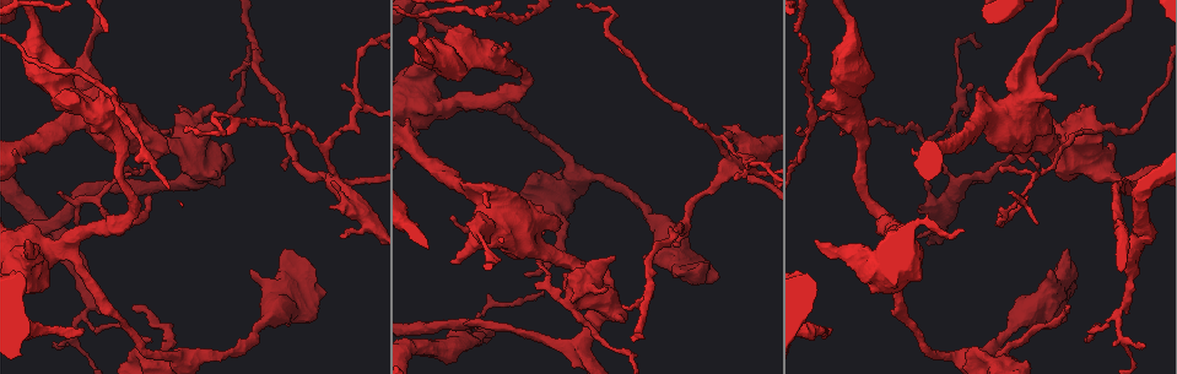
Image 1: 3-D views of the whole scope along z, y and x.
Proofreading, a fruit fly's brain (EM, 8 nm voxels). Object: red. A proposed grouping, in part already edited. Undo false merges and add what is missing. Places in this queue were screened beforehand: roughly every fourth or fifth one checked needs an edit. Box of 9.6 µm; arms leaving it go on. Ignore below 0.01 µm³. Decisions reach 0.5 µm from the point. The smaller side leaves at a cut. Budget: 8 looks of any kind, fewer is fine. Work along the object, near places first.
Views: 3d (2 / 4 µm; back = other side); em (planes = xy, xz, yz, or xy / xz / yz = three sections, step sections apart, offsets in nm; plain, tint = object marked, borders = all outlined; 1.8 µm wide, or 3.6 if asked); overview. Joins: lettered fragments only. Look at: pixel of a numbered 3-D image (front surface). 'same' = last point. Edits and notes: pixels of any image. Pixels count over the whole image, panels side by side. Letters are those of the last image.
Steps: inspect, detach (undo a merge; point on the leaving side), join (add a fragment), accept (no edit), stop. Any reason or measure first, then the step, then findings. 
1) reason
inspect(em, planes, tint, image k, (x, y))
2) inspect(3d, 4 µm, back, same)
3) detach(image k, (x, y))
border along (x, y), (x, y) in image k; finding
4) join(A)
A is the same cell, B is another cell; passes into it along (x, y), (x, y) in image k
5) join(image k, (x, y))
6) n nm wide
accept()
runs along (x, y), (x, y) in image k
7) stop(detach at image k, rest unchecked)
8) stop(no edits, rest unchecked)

thin end
inspect(em, planes, borders, image 1, (74, 221))

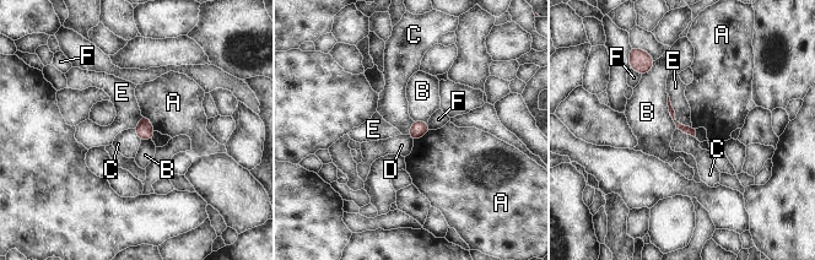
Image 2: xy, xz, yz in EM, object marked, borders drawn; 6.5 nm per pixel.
accept()
A, B, C, D, E and F are other cells; no lettered fragment goes on from it

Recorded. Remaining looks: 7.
sharp bend
inspect(3d, 2 µm, image 1, (1119, 333))

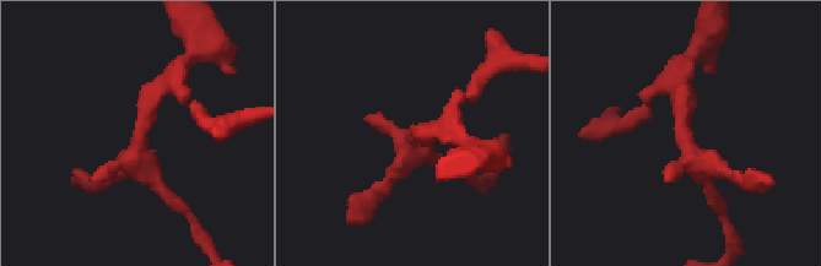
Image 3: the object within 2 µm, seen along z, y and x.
need the tissue
inspect(em, planes, plain, image 3, (135, 141))

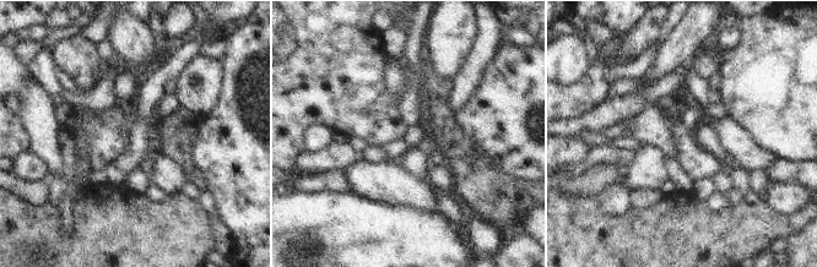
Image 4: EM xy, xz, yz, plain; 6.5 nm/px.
see the neighbours
inspect(em, planes, borders, same)

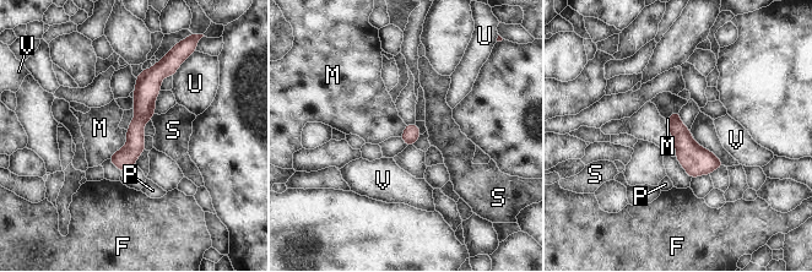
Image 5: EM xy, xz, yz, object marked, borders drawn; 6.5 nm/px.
accept()
F, M, P, S, U and V are other cells; border along (126, 130), (126, 143), (108, 158) in image 5; all the same cell

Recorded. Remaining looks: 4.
an open end
inspect(em, xy, step 4, tint, image 1, (831, 329))

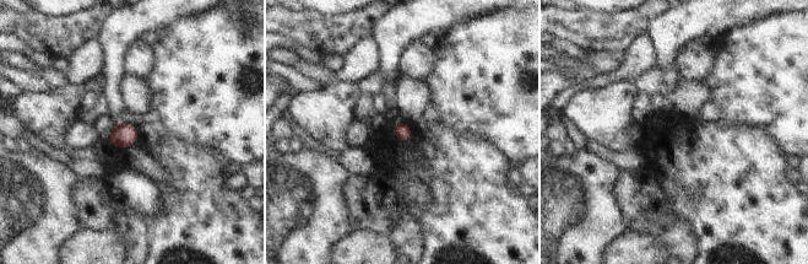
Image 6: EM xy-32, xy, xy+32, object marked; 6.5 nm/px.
another direction
inspect(em, planes, borders, same)

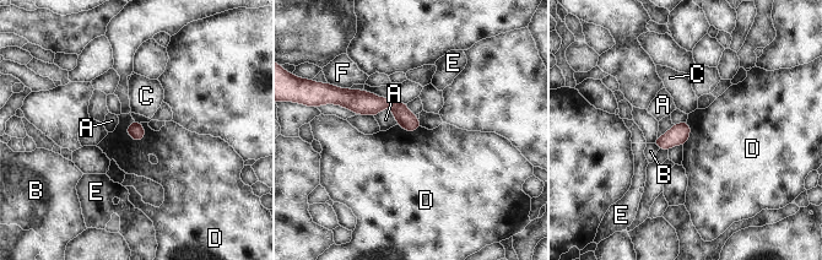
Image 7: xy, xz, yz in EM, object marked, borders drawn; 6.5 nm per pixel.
A touches over 170 nm
accept()
A, B, C, D, E and F are other cells; runs along (342, 102), (391, 103), (416, 124) in image 7; none of them fits

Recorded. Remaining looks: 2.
inspect(em, planes, borders, image 1, (214, 352))

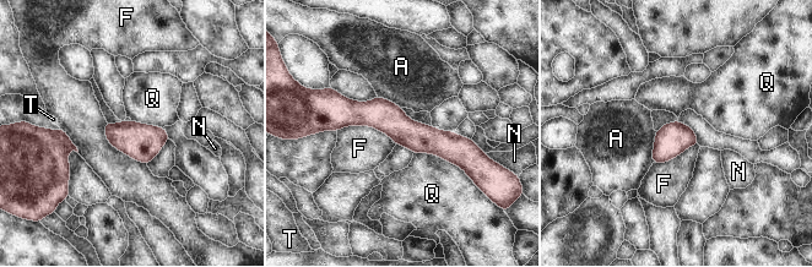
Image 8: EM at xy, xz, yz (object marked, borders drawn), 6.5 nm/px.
accept()
A, F, N, Q and T are other cells; border along (413, 152), (448, 159), (471, 180) in image 8; continuous, no second cell

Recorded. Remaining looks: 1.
stop(no edits, rest unchecked)

